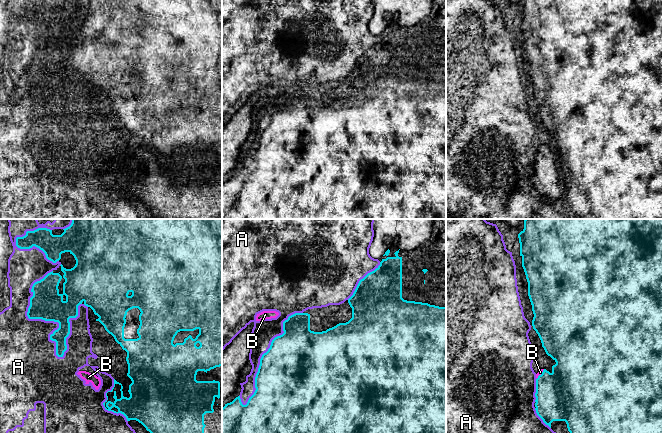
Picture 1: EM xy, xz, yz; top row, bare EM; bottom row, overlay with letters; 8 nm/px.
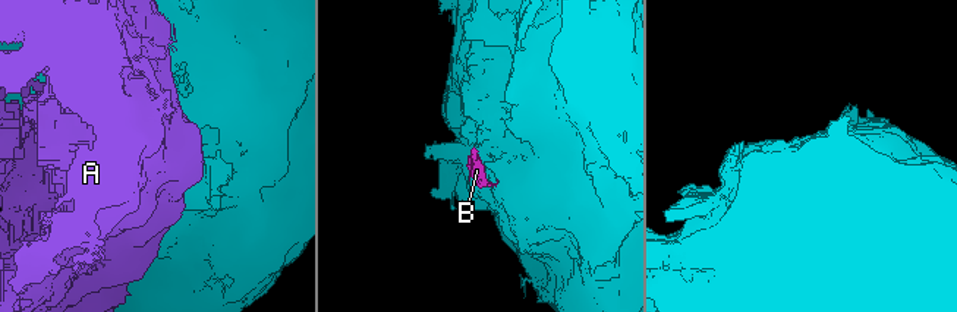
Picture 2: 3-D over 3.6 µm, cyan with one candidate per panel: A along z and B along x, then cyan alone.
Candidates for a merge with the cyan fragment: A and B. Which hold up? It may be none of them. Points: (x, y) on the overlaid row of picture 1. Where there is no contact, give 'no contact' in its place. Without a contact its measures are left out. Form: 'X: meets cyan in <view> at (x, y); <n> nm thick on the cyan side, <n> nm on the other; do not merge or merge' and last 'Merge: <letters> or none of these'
A: meets cyan in xy at (36, 318); 260 nm thick on the cyan side, 420 nm on the other; do not merge
B: meets cyan in yz at (541, 374); 420 nm thick on the cyan side, 30 nm on the other; do not merge
Merge: none of these

